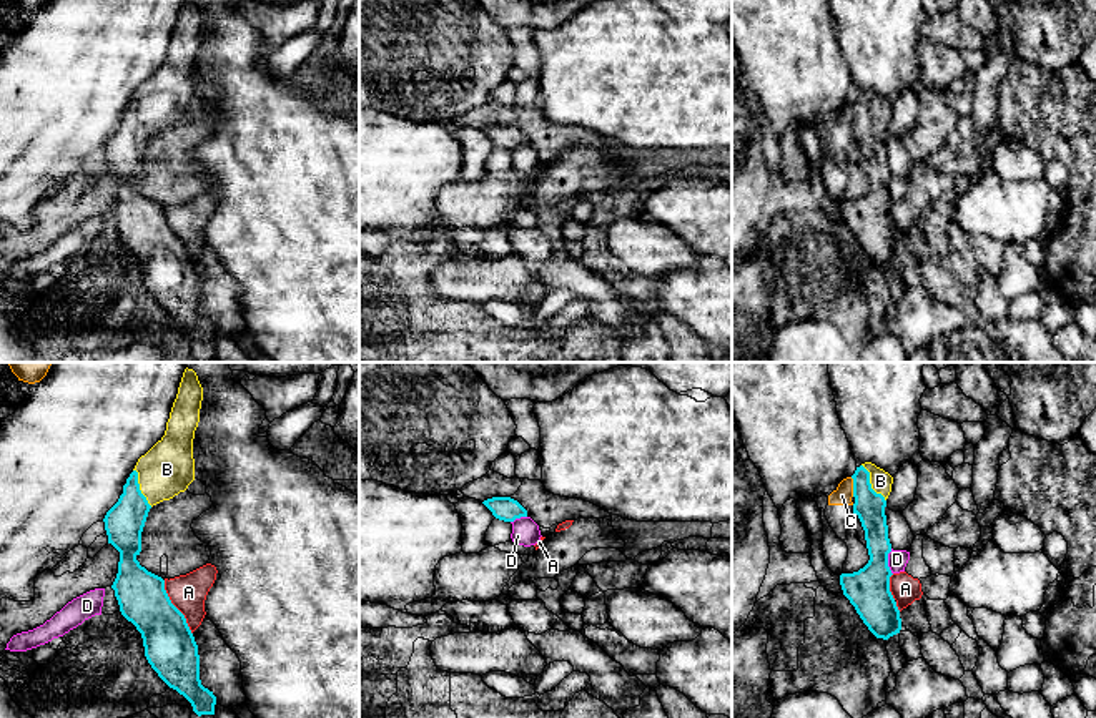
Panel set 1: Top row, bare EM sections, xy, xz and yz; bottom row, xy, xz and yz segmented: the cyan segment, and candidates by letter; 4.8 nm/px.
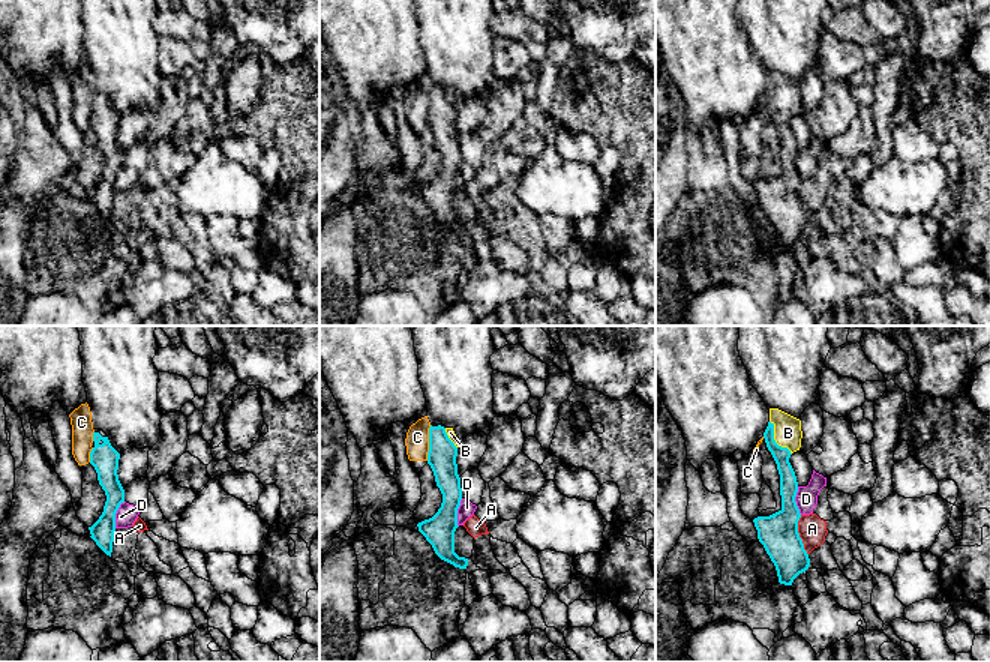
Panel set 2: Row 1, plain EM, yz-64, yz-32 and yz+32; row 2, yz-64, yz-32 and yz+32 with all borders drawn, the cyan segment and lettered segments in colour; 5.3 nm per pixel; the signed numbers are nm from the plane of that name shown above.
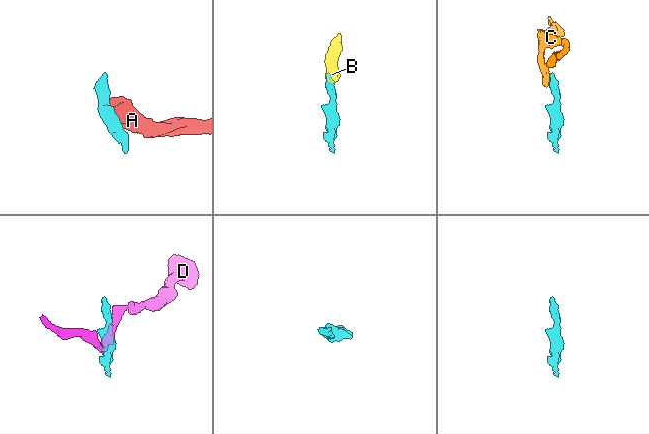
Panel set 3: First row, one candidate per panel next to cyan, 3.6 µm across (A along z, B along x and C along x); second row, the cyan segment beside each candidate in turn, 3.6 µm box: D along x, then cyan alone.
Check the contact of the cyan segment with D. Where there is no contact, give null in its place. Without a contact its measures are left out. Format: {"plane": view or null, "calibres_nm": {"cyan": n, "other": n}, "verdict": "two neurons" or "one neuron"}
{"plane": "yz", "calibres_nm": {"cyan": 200, "other": 100}, "verdict": "two neurons"}

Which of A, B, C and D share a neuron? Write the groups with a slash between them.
A / B / C / D

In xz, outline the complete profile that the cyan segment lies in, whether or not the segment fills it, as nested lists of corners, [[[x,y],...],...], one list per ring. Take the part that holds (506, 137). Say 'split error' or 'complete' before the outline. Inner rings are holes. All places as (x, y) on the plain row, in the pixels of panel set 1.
complete; [[[492,125],[482,130],[496,146],[514,150],[516,146],[527,145],[527,138],[511,125]]]

